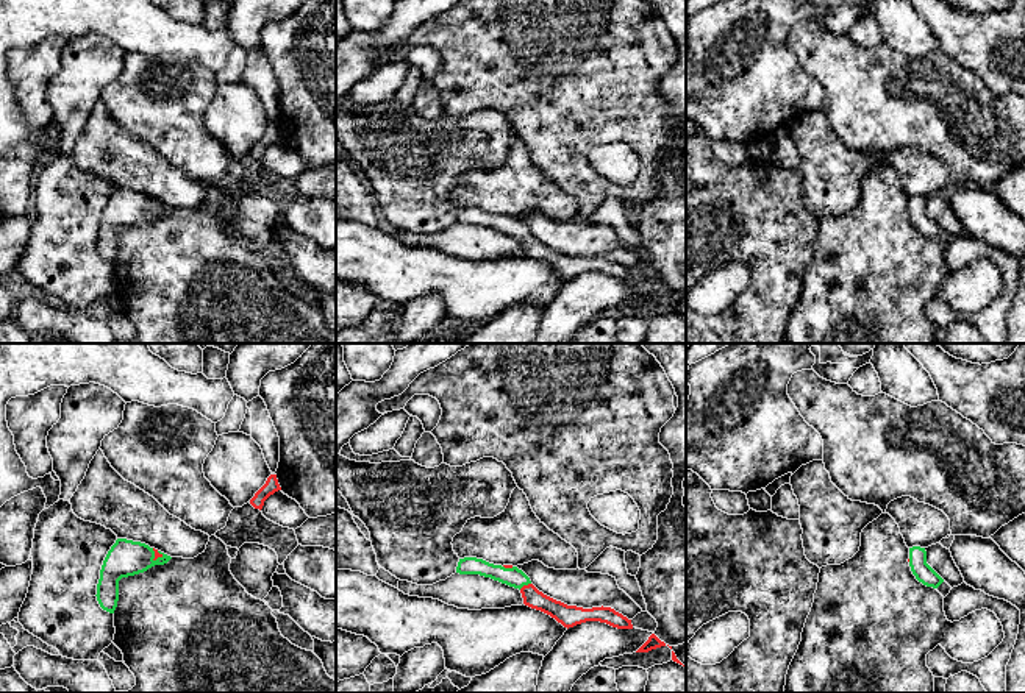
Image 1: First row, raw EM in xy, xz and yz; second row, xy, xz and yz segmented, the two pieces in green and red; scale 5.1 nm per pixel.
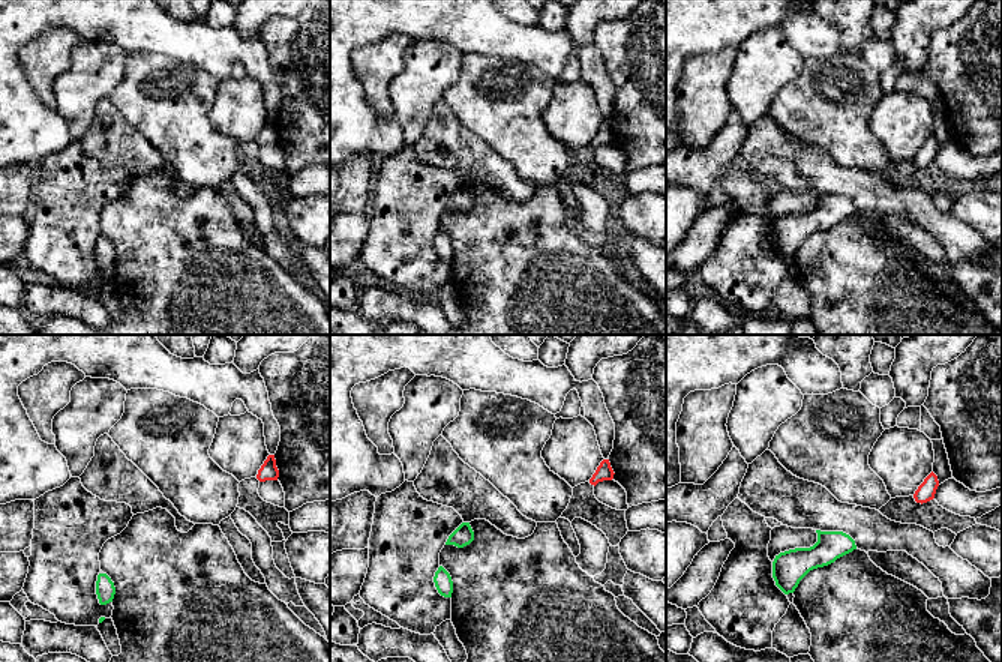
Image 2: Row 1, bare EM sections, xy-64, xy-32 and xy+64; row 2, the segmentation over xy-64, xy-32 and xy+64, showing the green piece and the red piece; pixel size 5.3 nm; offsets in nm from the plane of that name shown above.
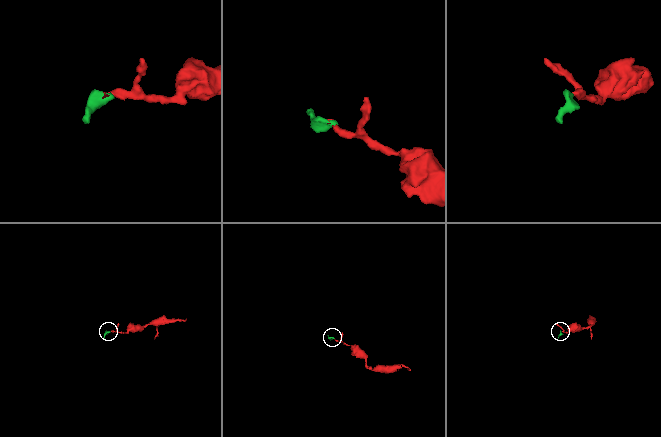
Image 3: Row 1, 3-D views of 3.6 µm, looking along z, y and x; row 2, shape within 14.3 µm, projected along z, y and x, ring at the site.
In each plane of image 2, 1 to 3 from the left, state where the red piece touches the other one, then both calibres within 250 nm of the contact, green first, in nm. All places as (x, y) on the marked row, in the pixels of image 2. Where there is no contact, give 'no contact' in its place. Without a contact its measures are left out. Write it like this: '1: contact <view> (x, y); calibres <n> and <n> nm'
1: no contact
2: no contact
3: no contact

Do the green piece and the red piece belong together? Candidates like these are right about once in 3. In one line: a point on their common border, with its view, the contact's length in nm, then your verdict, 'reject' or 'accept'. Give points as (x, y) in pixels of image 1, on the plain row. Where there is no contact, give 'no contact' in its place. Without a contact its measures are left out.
xz (524, 234) | 70 nm | accept

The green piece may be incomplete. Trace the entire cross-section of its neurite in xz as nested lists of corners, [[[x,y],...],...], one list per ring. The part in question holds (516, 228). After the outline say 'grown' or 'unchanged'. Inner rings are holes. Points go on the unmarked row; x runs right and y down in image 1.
[[[464,208],[459,209],[456,223],[480,225],[506,234],[509,237],[519,239],[525,256],[550,265],[567,279],[586,272],[600,272],[617,279],[633,279],[631,270],[611,258],[602,256],[583,259],[577,256],[567,256],[544,245],[531,234],[530,228],[522,220],[512,215],[502,217],[489,214],[483,209]]]; grown

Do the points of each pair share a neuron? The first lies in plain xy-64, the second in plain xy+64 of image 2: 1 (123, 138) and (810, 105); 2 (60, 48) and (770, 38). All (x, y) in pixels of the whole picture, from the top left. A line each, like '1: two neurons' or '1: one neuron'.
1: two neurons
2: two neurons

